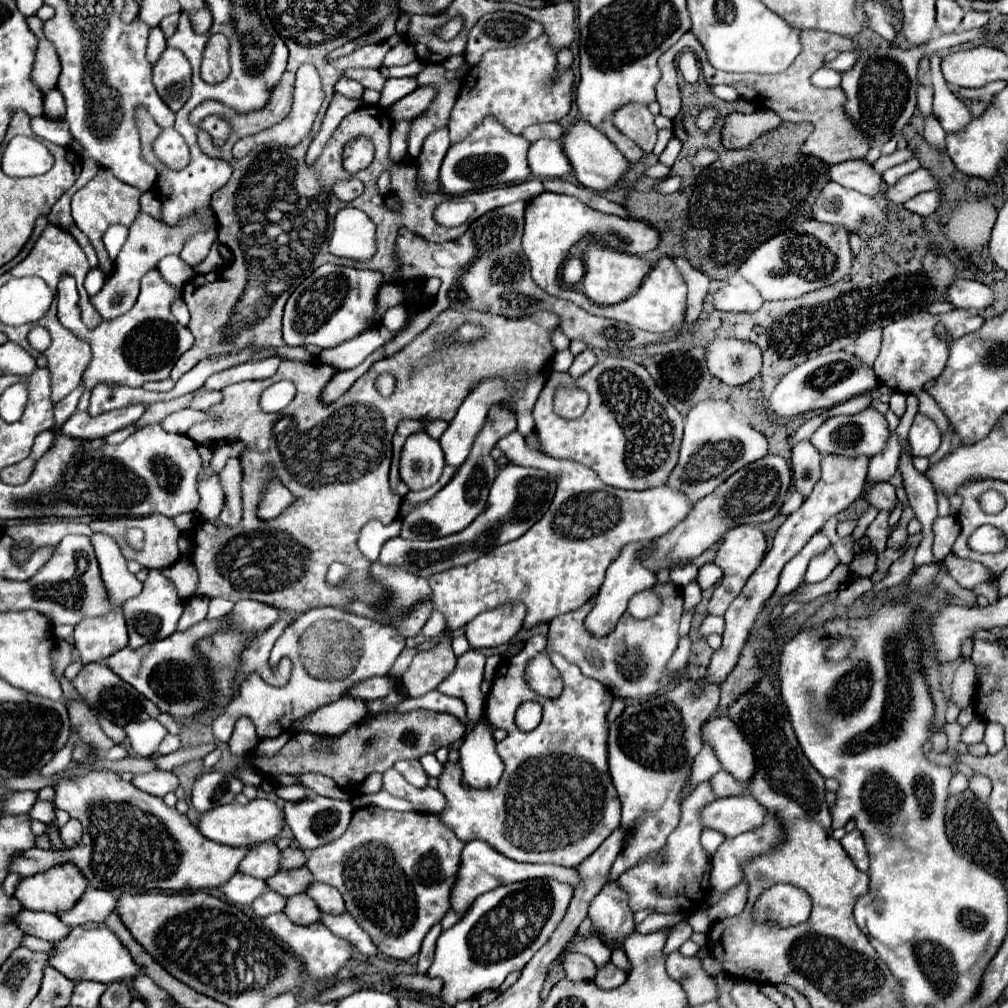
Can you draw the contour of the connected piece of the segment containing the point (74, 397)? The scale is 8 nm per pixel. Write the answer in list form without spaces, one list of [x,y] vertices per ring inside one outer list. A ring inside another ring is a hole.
[[[77,386],[77,388],[73,390],[73,394],[69,394],[67,398],[63,398],[61,402],[57,402],[57,404],[53,406],[57,430],[60,430],[61,424],[67,420],[67,416],[71,416],[73,410],[77,408],[77,402],[79,402],[79,396],[83,394],[83,390],[85,390],[83,386]]]

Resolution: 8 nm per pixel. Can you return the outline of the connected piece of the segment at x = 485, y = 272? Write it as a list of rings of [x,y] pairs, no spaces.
[[[513,202],[503,208],[489,210],[481,218],[477,218],[461,238],[445,244],[433,244],[423,240],[421,236],[415,236],[407,228],[399,228],[397,234],[397,262],[401,262],[401,270],[393,274],[397,282],[411,280],[411,278],[429,278],[437,276],[441,278],[439,298],[435,298],[435,304],[431,304],[423,314],[419,314],[405,332],[401,332],[397,338],[387,342],[385,346],[377,348],[365,362],[367,368],[375,364],[381,358],[389,358],[397,354],[397,350],[403,350],[409,342],[413,342],[421,332],[429,328],[433,318],[443,312],[445,308],[459,308],[459,310],[489,310],[493,314],[509,316],[509,318],[521,318],[525,314],[533,314],[537,310],[547,310],[557,314],[559,328],[569,340],[581,340],[589,342],[593,334],[601,334],[601,322],[593,322],[593,316],[579,308],[577,304],[553,298],[541,290],[531,274],[529,274],[529,262],[521,250],[521,236],[523,236],[523,210],[525,202]]]

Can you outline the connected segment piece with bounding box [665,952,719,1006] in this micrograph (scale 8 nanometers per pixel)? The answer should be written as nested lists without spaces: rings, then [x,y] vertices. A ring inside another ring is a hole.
[[[673,952],[665,960],[665,970],[673,980],[677,980],[683,986],[691,1006],[715,1002],[719,998],[719,988],[713,976],[709,976],[703,970],[697,958],[685,958],[679,952]]]

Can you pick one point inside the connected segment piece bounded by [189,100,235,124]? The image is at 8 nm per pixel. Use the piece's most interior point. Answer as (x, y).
(204, 109)

